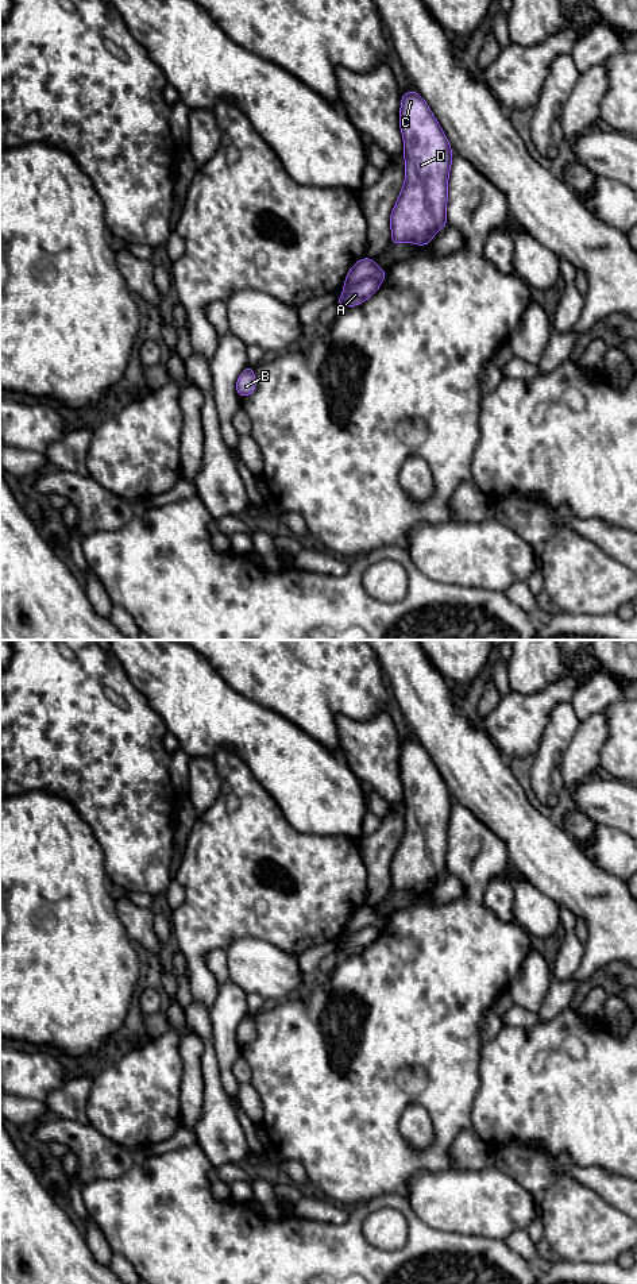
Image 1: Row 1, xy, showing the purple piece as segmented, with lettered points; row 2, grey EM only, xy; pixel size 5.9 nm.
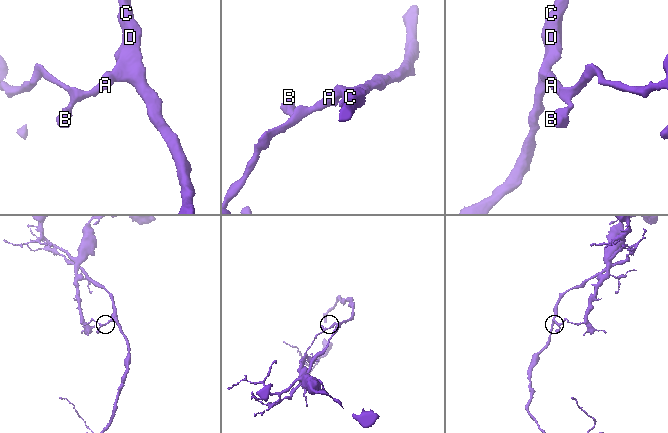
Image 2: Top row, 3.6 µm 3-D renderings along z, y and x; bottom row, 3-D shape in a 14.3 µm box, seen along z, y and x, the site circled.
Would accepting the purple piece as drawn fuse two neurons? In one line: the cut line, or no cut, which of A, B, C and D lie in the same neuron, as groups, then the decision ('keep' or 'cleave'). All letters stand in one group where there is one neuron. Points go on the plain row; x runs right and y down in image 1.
xy (346, 928), (361, 930), (366, 926), (377, 926), (381, 930) | A B / C D | cleave

